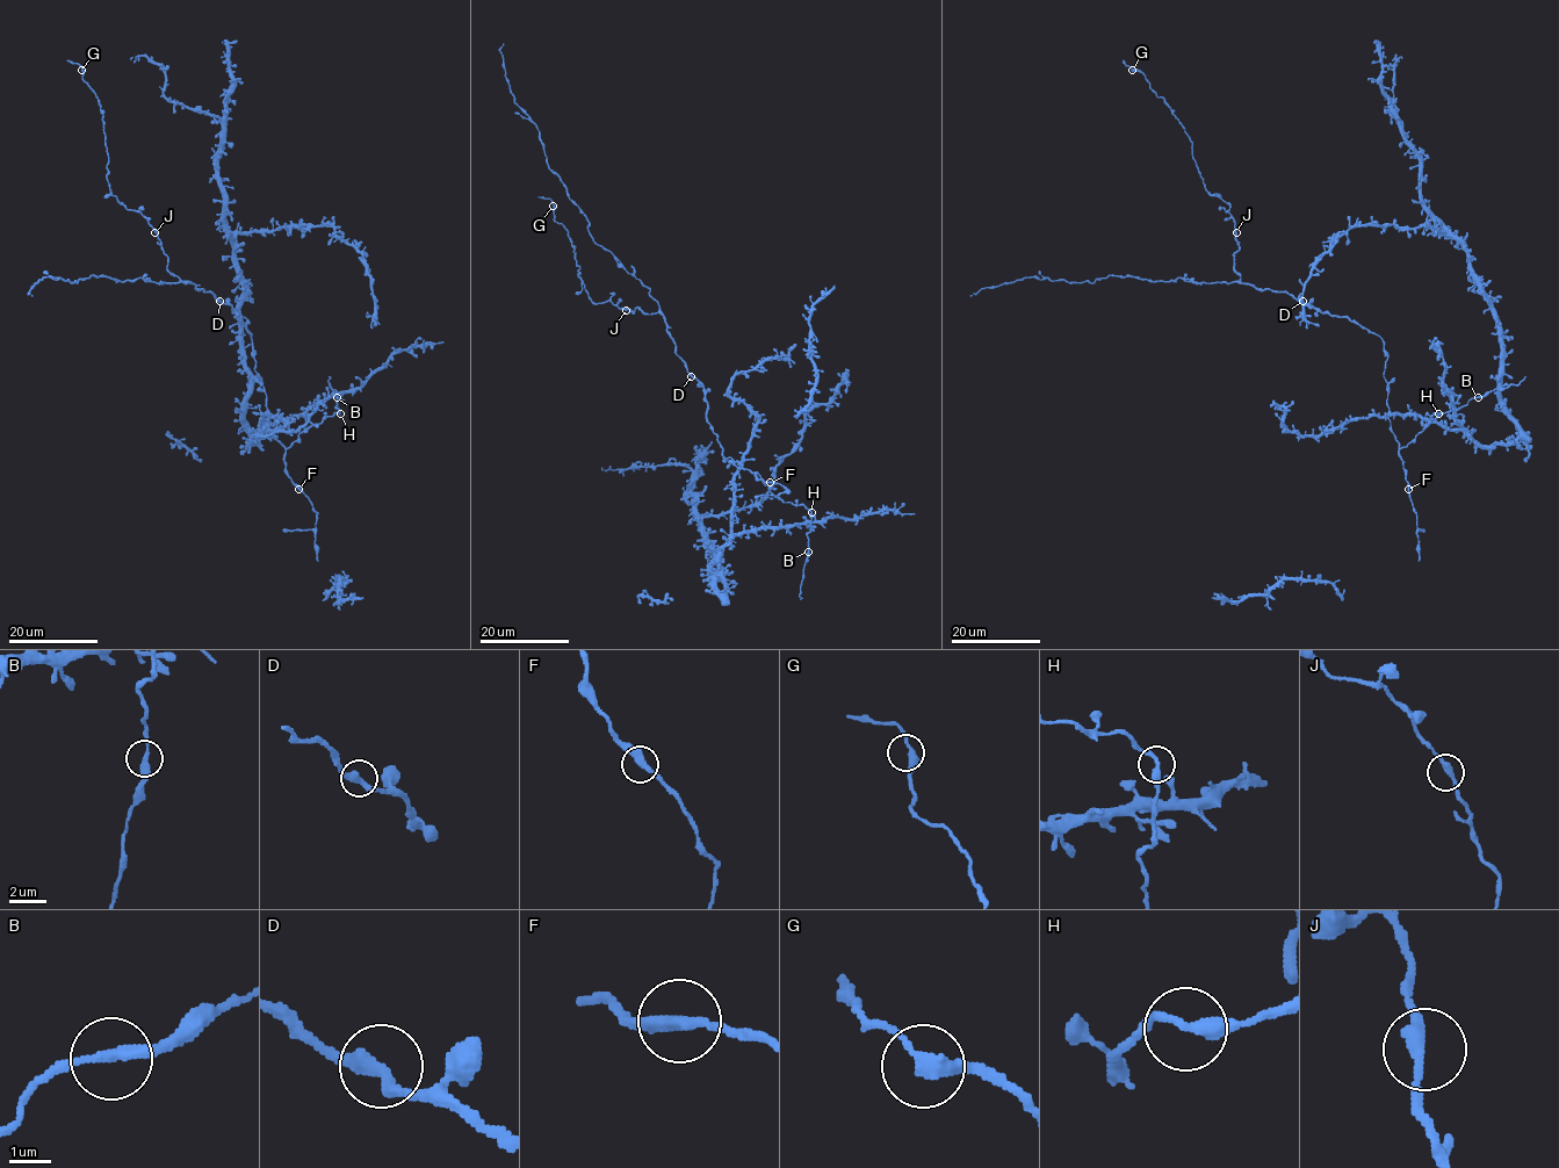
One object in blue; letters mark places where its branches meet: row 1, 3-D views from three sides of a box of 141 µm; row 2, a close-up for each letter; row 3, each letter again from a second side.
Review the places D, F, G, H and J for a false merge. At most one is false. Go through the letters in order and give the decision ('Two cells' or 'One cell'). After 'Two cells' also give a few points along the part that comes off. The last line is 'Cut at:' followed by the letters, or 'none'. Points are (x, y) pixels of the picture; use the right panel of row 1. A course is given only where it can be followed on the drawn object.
D: One cell
F: One cell
G: One cell
H: One cell
J: One cell
Cut at: none

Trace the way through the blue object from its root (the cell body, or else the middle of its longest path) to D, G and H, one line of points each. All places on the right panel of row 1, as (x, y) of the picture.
D: (1422, 419), (1390, 412), (1387, 382), (1383, 375), (1387, 353), (1377, 334), (1345, 316), (1320, 312), (1303, 301)
G: (1422, 419), (1390, 412), (1377, 334), (1239, 281), (1229, 206), (1206, 189), (1185, 128), (1132, 70)
H: (1422, 419), (1414, 415), (1388, 416), (1390, 429), (1400, 447), (1438, 413)

